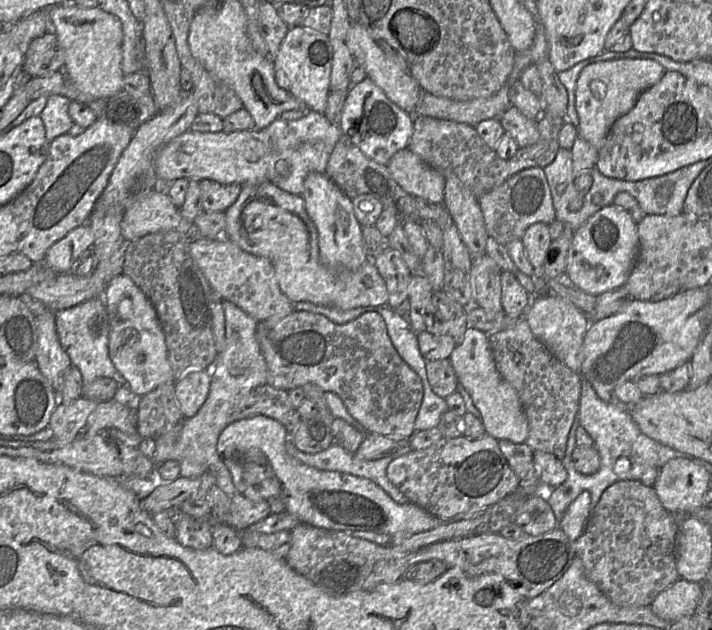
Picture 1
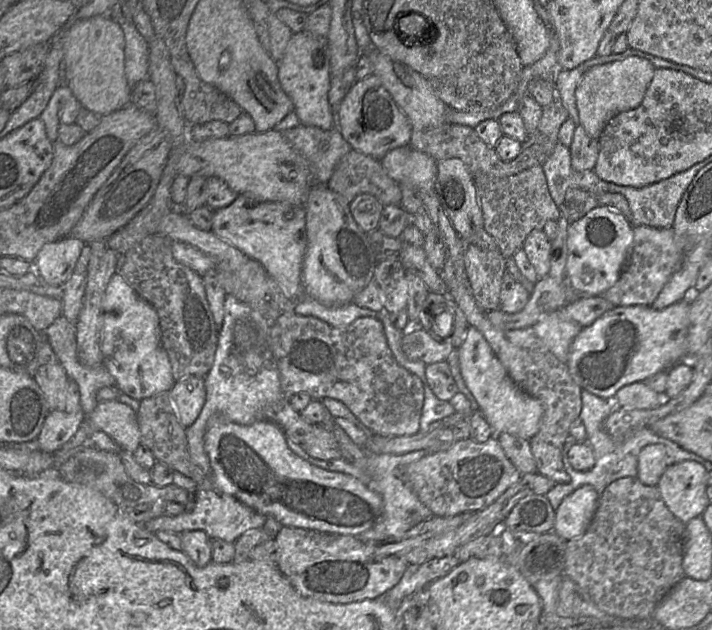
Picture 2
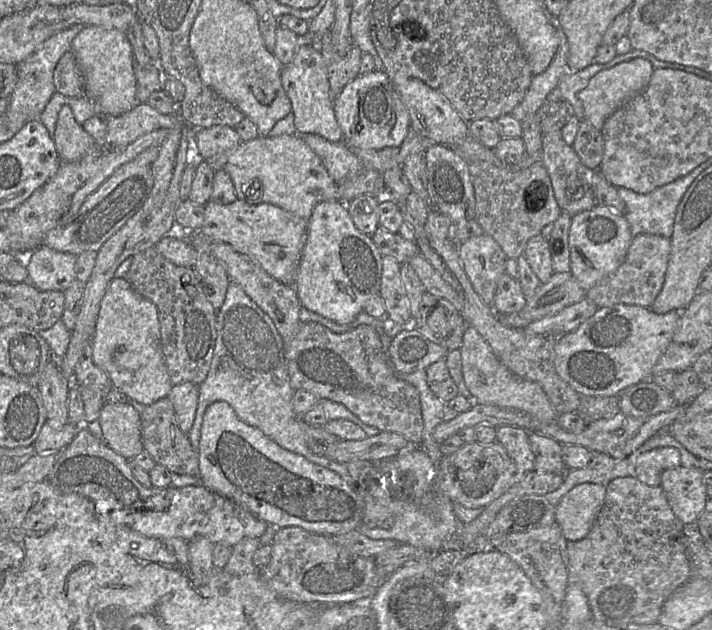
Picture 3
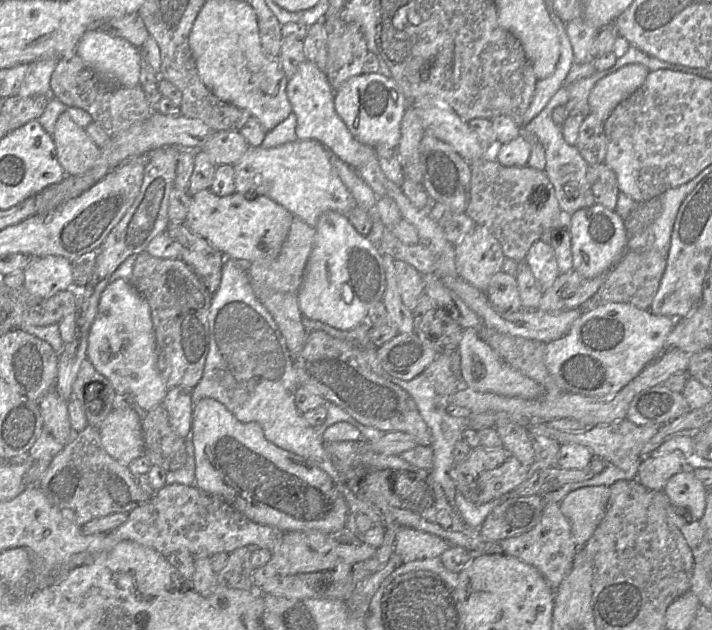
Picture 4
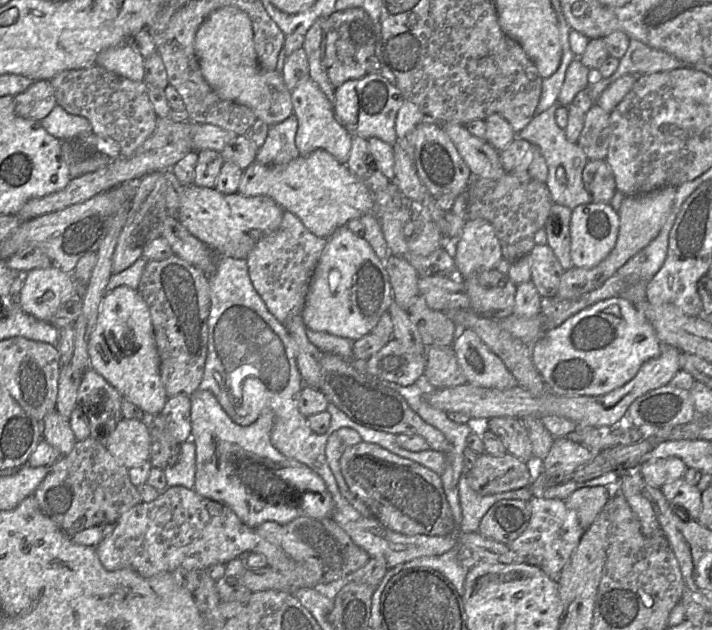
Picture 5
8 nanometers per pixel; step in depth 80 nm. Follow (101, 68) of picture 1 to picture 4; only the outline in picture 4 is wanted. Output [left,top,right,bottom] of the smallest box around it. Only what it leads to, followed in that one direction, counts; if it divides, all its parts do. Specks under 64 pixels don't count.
[76,29,142,88]

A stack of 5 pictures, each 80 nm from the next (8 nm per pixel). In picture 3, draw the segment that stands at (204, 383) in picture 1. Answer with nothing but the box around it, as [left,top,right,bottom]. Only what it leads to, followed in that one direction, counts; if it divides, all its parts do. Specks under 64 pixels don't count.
[167,382,199,434]

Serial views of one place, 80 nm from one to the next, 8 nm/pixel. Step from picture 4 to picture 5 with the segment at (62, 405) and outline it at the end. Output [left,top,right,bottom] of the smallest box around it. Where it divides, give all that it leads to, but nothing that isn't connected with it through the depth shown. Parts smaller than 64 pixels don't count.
[42,409,77,456]

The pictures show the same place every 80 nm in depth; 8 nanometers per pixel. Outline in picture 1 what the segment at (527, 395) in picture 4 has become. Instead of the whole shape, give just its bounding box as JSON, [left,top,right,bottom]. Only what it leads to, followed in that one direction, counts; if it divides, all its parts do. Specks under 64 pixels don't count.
[450,327,529,443]

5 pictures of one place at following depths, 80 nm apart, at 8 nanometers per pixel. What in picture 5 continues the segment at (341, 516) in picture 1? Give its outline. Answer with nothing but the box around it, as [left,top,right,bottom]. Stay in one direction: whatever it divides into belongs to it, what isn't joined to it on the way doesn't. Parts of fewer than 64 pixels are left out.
[190,390,333,528]

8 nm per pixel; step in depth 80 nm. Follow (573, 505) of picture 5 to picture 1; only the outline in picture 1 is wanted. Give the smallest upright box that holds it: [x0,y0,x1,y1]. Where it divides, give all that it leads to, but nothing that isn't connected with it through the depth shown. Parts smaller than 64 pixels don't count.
[558,491,591,541]

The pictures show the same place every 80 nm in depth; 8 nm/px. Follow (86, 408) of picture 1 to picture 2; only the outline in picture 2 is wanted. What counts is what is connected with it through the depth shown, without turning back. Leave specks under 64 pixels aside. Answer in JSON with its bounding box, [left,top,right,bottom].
[37,409,86,453]

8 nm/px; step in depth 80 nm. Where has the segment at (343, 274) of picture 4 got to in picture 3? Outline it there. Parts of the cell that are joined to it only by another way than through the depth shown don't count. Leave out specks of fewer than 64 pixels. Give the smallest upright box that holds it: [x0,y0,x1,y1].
[294,199,382,324]

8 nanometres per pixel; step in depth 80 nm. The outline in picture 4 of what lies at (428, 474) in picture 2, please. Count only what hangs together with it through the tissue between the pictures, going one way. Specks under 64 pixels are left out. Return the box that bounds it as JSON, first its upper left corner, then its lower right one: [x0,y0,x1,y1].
[450,447,531,504]

